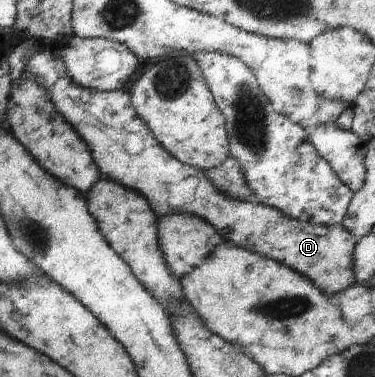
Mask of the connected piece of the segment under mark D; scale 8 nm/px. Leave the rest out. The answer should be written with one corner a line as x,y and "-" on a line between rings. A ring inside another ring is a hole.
21,37
22,41
31,45
32,55
26,60
24,70
28,76
44,88
48,99
58,112
84,140
86,149
90,152
93,162
99,169
99,174
107,179
114,180
124,187
138,192
155,216
166,214
187,213
198,216
210,224
223,241
233,243
238,247
269,257
275,262
298,272
324,295
332,295
348,286
355,284
352,271
353,249
357,239
349,234
342,226
314,225
303,221
293,220
276,208
261,204
257,200
240,201
219,192
204,175
204,171
190,167
172,157
151,134
147,125
135,114
128,92
122,89
112,91
96,91
86,89
75,84
67,74
65,65
60,59
60,47
48,40

